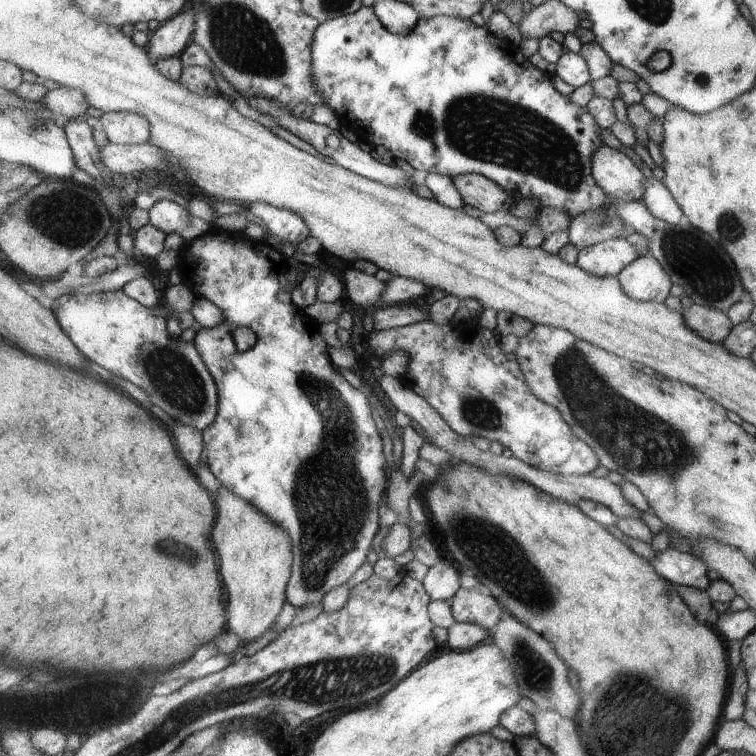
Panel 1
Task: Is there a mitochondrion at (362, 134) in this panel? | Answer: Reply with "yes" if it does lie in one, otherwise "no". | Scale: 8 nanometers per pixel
no

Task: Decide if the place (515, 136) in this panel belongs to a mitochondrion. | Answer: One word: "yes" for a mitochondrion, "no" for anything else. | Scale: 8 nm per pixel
yes

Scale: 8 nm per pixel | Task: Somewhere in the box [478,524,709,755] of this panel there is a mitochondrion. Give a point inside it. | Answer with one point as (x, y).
(673, 710)

